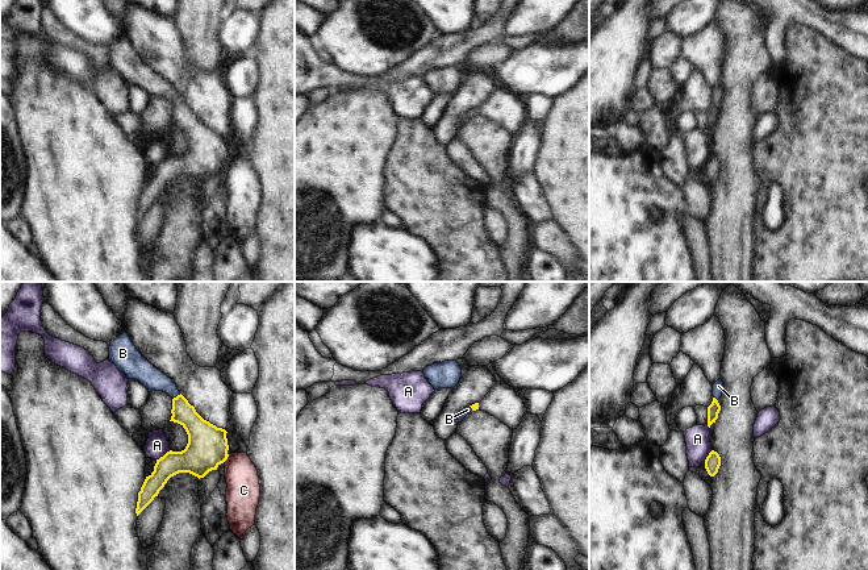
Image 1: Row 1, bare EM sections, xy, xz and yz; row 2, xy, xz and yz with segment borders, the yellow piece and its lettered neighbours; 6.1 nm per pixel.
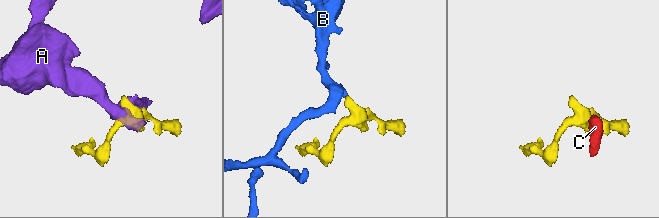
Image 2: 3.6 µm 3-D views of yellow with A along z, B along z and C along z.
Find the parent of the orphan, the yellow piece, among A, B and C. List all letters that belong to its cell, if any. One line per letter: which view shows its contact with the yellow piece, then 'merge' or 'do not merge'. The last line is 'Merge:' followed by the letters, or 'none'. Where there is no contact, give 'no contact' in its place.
A: xy | do not merge
B: xy | merge
C: xy | do not merge
Merge: B

